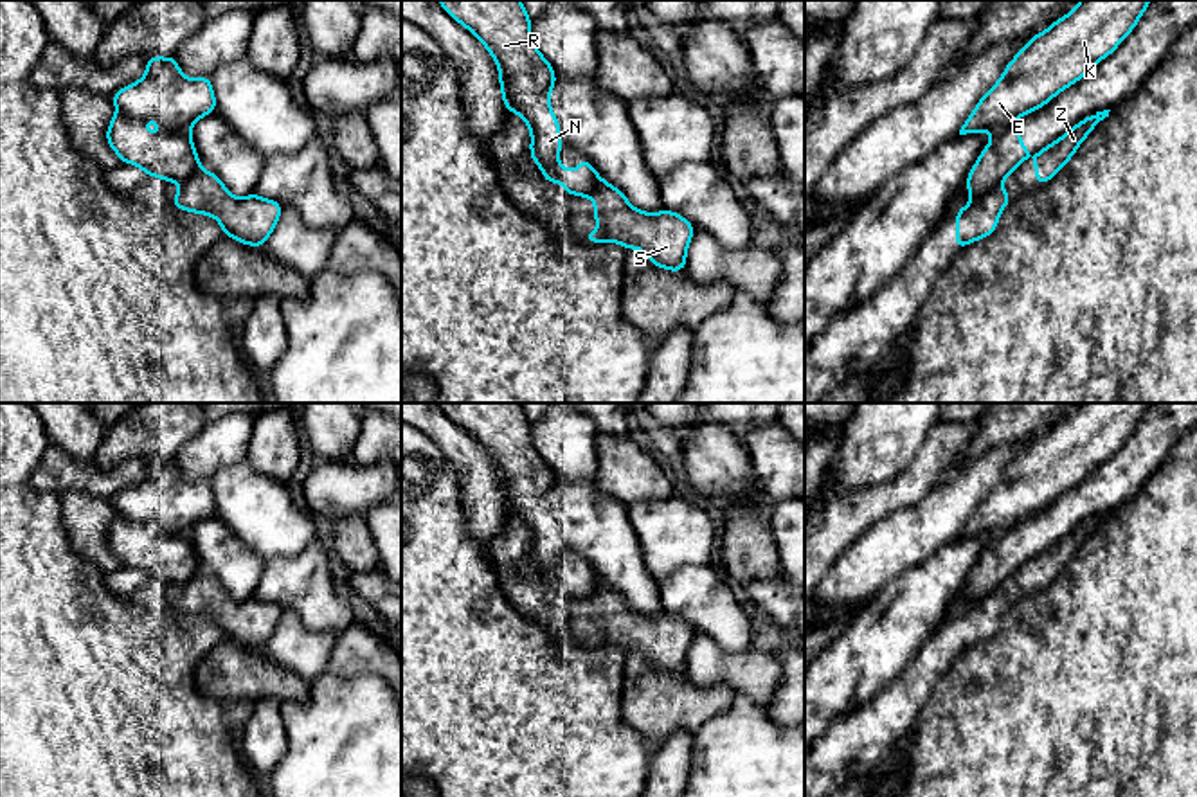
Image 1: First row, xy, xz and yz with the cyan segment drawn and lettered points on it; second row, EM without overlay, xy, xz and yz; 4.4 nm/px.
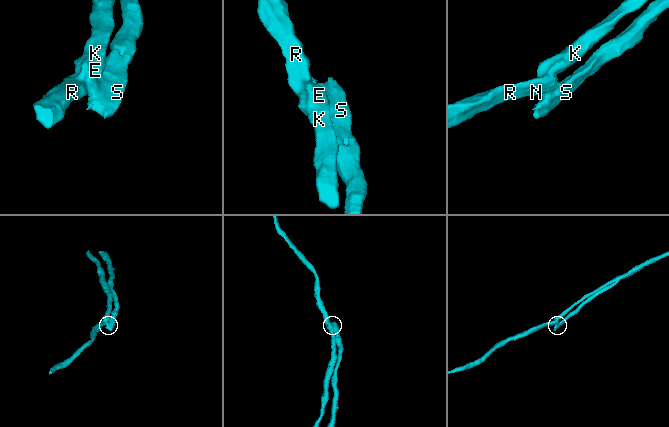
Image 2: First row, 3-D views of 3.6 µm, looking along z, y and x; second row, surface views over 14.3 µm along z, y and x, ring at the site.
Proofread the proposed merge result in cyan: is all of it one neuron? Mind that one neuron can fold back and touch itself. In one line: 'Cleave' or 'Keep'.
Cleave

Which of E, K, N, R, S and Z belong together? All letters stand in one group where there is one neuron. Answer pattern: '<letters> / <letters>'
E K N R / S Z

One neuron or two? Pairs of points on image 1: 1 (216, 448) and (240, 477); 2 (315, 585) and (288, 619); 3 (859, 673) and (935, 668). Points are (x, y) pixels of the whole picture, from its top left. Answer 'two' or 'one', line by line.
1: two
2: two
3: two

